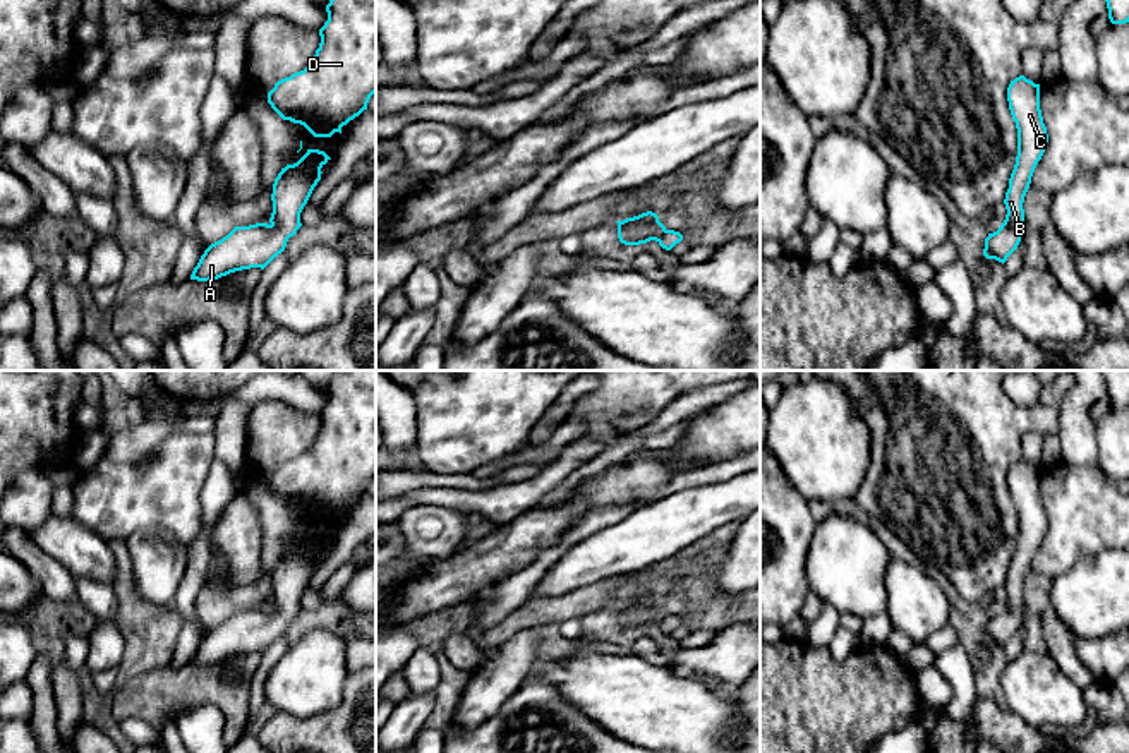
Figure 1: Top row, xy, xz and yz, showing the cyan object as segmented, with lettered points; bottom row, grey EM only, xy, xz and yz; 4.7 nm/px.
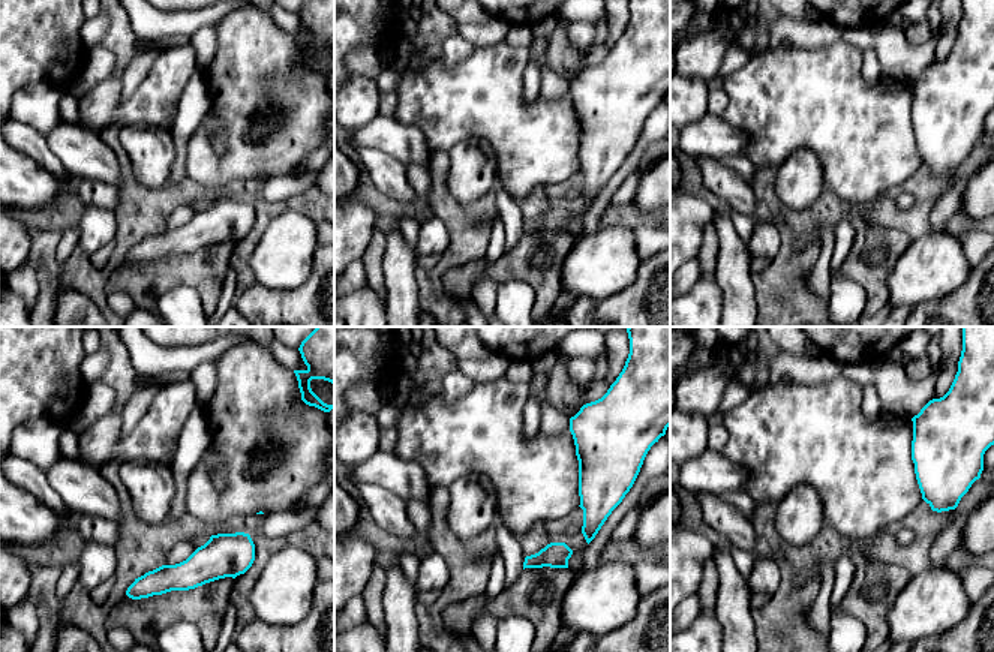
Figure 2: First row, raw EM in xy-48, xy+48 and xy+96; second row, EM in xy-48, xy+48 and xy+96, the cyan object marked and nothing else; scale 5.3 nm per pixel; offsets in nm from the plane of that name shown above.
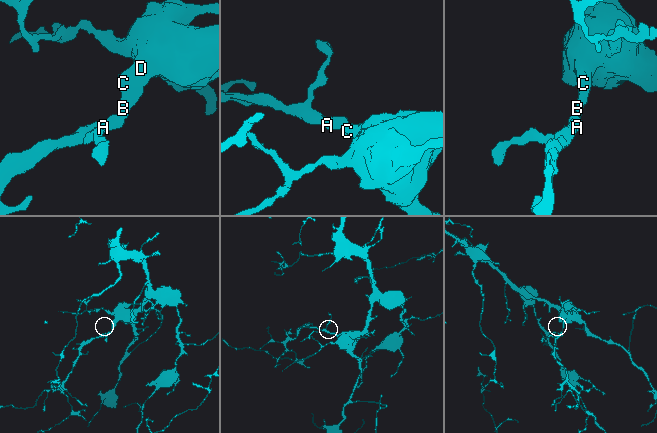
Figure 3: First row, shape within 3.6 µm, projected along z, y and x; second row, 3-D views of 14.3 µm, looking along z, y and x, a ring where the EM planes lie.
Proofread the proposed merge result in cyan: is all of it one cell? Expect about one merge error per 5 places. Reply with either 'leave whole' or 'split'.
leave whole

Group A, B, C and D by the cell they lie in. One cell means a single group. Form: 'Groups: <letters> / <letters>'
Groups: A B C D

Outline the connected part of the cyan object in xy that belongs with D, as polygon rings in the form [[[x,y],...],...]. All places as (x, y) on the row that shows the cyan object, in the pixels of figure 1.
[[[329,0],[314,60],[275,84],[268,103],[314,137],[341,134],[376,93],[376,0]]]

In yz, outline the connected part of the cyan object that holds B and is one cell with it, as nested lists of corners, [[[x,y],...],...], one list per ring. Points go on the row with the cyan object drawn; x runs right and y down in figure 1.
[[[1024,75],[1011,81],[1007,101],[1017,129],[1017,156],[1005,192],[1005,220],[1000,228],[985,238],[983,256],[1005,262],[1021,242],[1024,225],[1024,196],[1029,189],[1033,172],[1041,160],[1048,134],[1040,110],[1040,84]]]

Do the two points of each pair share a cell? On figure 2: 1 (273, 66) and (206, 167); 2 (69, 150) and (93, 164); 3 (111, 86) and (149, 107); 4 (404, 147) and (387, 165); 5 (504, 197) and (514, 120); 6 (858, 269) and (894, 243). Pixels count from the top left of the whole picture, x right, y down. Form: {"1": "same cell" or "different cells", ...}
{"1": "same cell", "2": "same cell", "3": "same cell", "4": "different cells", "5": "different cells", "6": "same cell"}

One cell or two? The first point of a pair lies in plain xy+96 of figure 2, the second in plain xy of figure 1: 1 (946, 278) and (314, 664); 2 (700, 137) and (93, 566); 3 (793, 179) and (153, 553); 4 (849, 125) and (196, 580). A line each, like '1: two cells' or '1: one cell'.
1: one cell
2: one cell
3: one cell
4: two cells

